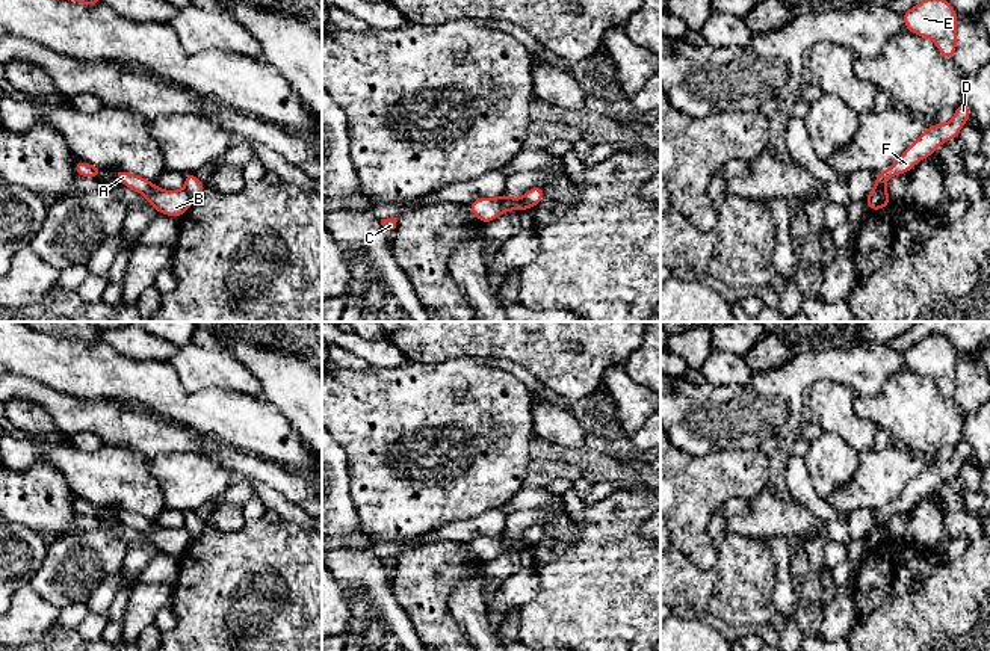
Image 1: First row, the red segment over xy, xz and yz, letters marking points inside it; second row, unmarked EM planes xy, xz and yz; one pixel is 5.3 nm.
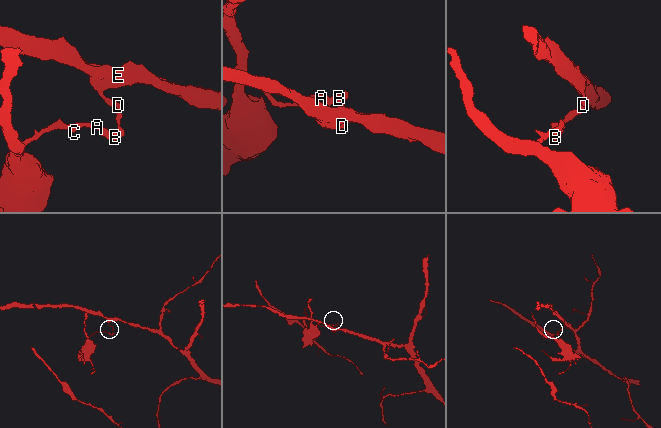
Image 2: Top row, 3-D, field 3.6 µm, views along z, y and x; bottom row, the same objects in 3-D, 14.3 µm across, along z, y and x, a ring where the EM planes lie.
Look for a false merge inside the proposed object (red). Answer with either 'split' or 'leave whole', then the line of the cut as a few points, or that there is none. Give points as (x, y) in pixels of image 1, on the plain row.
split; cut yz (883, 526), (865, 538)

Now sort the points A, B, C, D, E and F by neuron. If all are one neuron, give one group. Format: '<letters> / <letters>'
A B C / D E F

